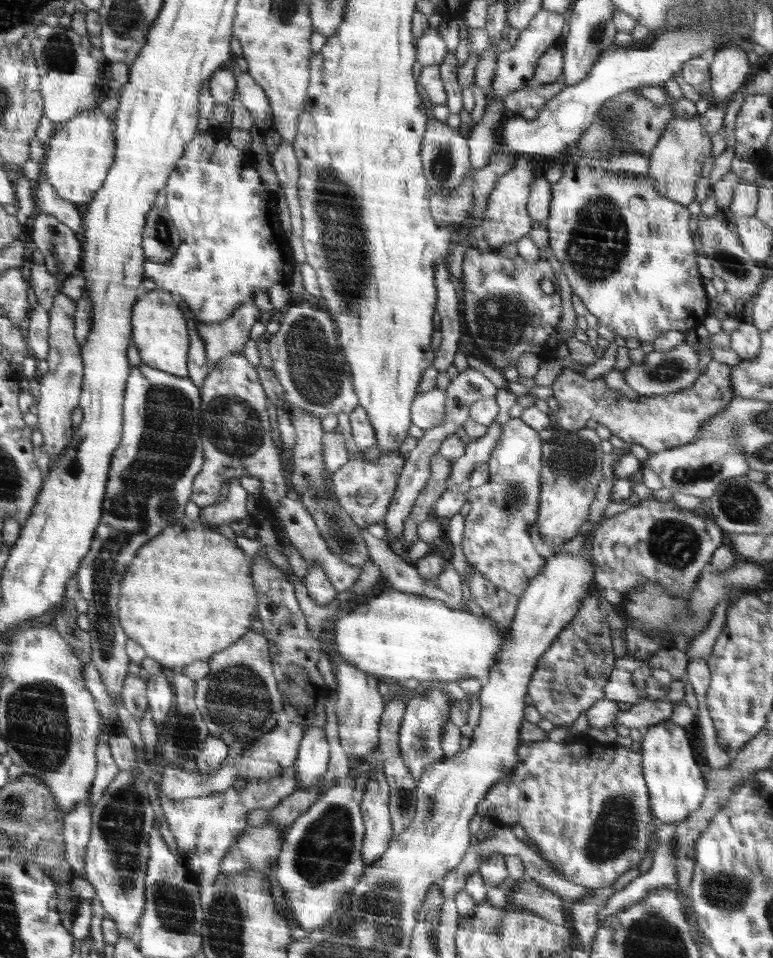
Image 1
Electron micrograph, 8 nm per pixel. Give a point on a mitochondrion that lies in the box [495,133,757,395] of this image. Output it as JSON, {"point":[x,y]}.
{"point":[596,249]}

